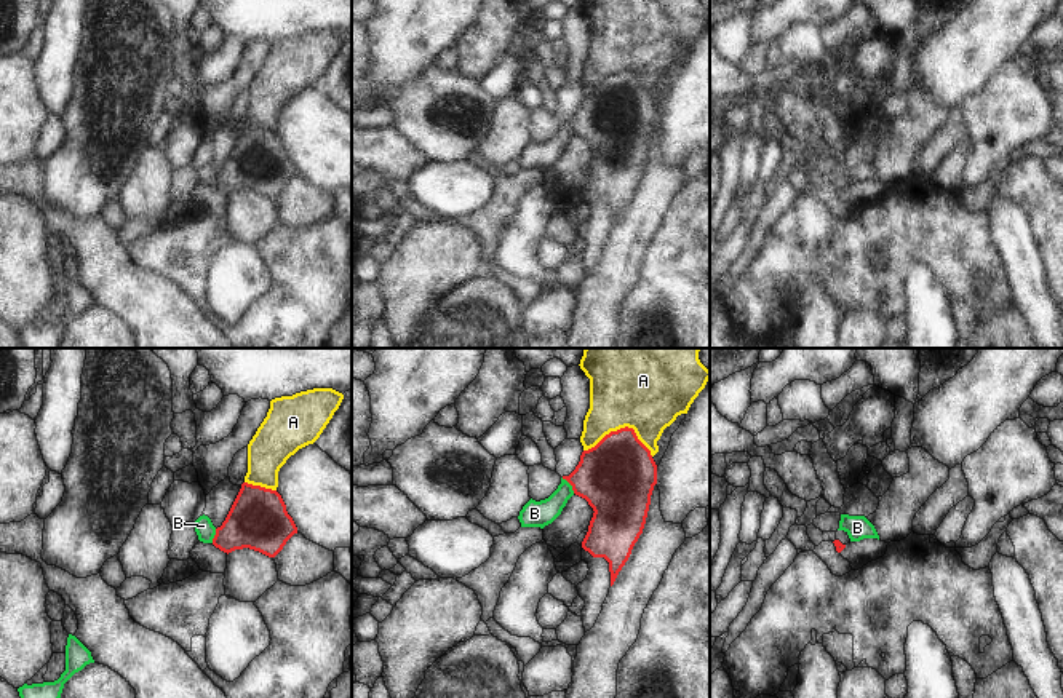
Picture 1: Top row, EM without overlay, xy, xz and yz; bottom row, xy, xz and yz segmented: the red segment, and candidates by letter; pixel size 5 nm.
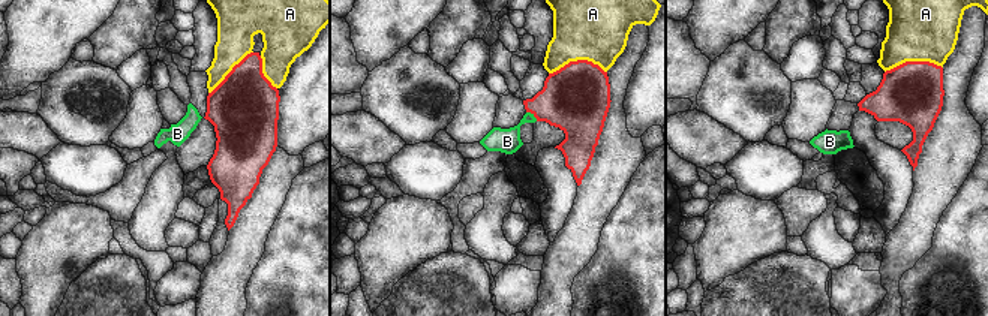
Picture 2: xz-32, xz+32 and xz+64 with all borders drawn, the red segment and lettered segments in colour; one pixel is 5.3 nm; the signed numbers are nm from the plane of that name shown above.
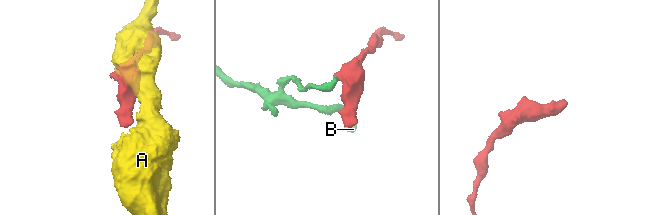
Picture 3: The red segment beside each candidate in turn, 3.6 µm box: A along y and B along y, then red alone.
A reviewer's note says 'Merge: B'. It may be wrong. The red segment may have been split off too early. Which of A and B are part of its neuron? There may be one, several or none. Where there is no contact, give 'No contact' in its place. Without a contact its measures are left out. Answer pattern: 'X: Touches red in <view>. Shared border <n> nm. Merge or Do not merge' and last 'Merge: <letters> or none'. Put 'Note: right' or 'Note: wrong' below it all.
A: Touches red in xz. Shared border 360 nm. Do not merge
B: Touches red in xz. Shared border 100 nm. Do not merge
Merge: none.
Note: wrong

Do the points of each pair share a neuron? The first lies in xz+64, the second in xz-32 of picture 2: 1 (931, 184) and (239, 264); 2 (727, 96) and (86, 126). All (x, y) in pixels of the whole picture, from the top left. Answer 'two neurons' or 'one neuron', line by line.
1: one neuron
2: one neuron

